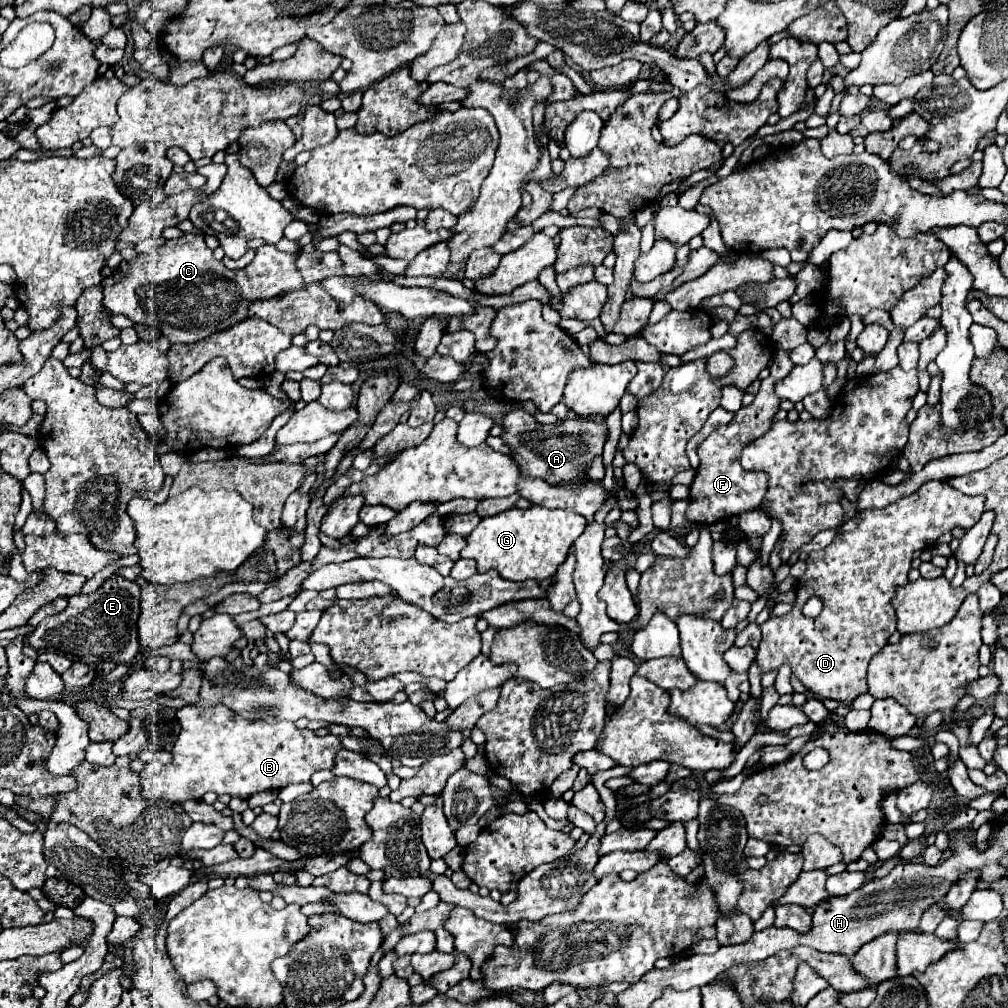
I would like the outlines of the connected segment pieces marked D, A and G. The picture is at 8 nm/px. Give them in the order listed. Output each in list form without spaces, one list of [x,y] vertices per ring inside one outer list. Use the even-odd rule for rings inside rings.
[[[945,480],[925,482],[915,494],[895,502],[893,506],[885,506],[883,510],[865,510],[859,512],[859,526],[853,532],[839,532],[835,540],[817,552],[811,552],[807,562],[807,570],[797,582],[797,602],[795,608],[785,616],[769,618],[761,624],[761,644],[757,650],[757,666],[761,674],[779,670],[783,664],[789,664],[795,678],[815,692],[821,698],[831,700],[855,700],[859,694],[867,692],[867,666],[871,658],[887,646],[889,636],[897,630],[895,610],[891,606],[891,598],[895,594],[895,586],[907,584],[907,572],[911,570],[911,560],[915,550],[927,550],[931,542],[937,542],[939,536],[949,532],[955,526],[971,528],[979,522],[983,510],[983,496],[967,496],[955,488],[951,488]],[[819,596],[823,600],[823,610],[815,618],[807,618],[801,614],[807,598]]]
[[[513,410],[505,414],[499,424],[503,428],[503,434],[499,438],[505,446],[511,448],[511,458],[519,466],[521,474],[529,478],[541,478],[549,484],[569,482],[587,474],[593,460],[601,456],[607,440],[607,424],[593,422],[587,418],[571,418],[557,420],[553,424],[541,424],[529,412]]]
[[[531,506],[527,510],[511,508],[483,518],[467,536],[467,546],[461,550],[461,558],[475,558],[479,572],[495,568],[499,576],[507,580],[547,580],[567,558],[569,546],[583,534],[585,526],[587,522],[581,514],[567,510],[551,510],[543,506]]]

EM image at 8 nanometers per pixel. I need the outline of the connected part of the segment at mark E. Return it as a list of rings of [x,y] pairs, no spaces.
[[[115,574],[115,578],[99,586],[97,592],[69,596],[67,608],[43,620],[27,638],[27,644],[37,652],[59,650],[61,654],[73,656],[91,666],[97,666],[107,660],[115,664],[131,664],[141,650],[137,634],[139,614],[141,588],[135,582],[129,582]]]

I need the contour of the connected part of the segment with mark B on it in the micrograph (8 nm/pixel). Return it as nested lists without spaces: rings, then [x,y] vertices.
[[[221,704],[207,710],[191,710],[187,706],[177,712],[177,718],[181,732],[171,750],[173,762],[167,766],[149,762],[141,772],[141,794],[145,800],[203,800],[207,792],[249,800],[265,790],[309,782],[317,770],[331,770],[337,752],[343,748],[339,736],[317,736],[309,728],[299,730],[293,722],[269,724],[265,720],[247,720]]]

